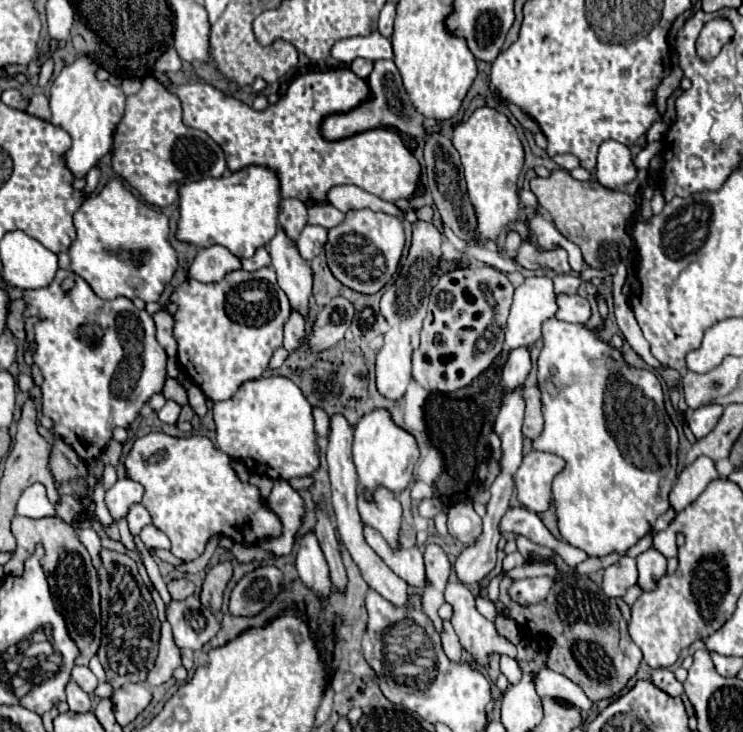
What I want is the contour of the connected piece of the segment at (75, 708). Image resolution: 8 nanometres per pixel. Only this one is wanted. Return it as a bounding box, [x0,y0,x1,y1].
[66,680,90,712]

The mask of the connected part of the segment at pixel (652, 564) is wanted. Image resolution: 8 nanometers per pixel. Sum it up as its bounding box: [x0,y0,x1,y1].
[638,546,666,590]

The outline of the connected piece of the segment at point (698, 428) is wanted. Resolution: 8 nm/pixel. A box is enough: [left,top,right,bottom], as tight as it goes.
[688,404,724,440]

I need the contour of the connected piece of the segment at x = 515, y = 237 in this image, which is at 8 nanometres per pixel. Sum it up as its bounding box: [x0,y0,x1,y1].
[504,230,520,258]

